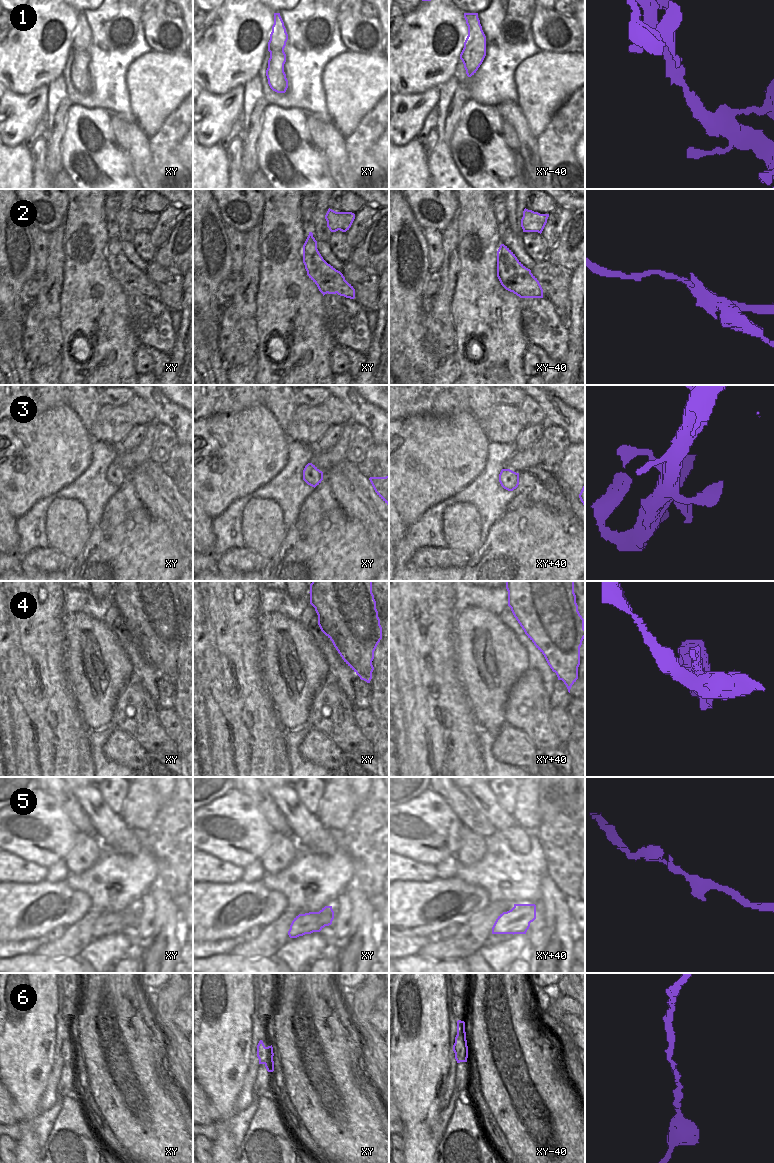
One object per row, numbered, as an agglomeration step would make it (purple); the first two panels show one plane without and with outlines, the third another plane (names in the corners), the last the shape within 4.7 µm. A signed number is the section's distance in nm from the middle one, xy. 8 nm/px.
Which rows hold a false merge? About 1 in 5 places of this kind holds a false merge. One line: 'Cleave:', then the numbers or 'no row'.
Cleave: 2, 4

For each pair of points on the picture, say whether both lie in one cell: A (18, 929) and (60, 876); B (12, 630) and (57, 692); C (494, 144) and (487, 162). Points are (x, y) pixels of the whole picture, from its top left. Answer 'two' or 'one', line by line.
A: two
B: one
C: one

